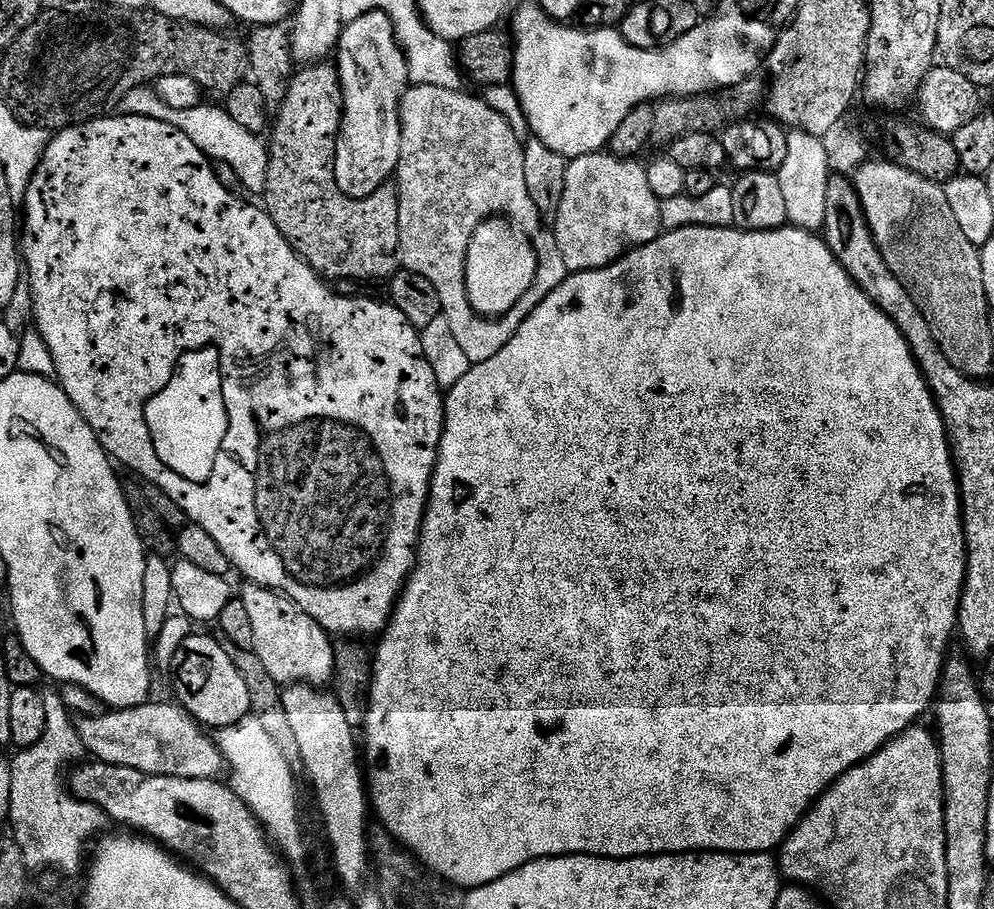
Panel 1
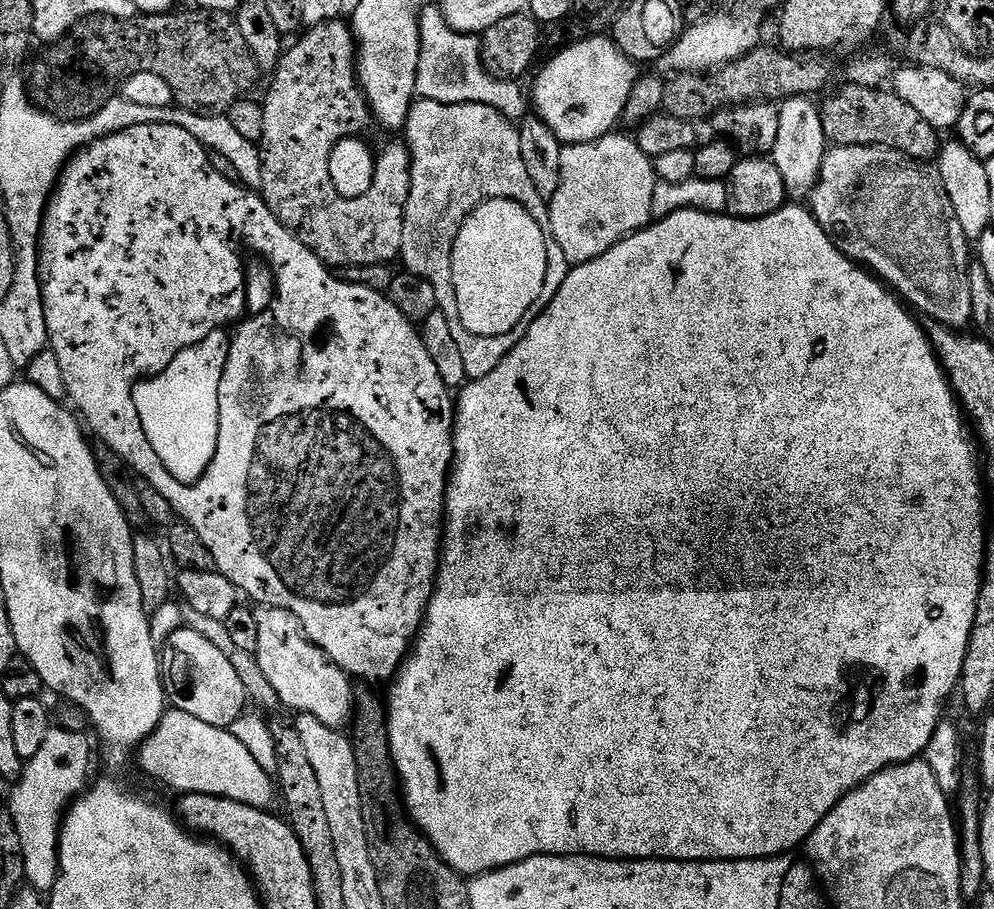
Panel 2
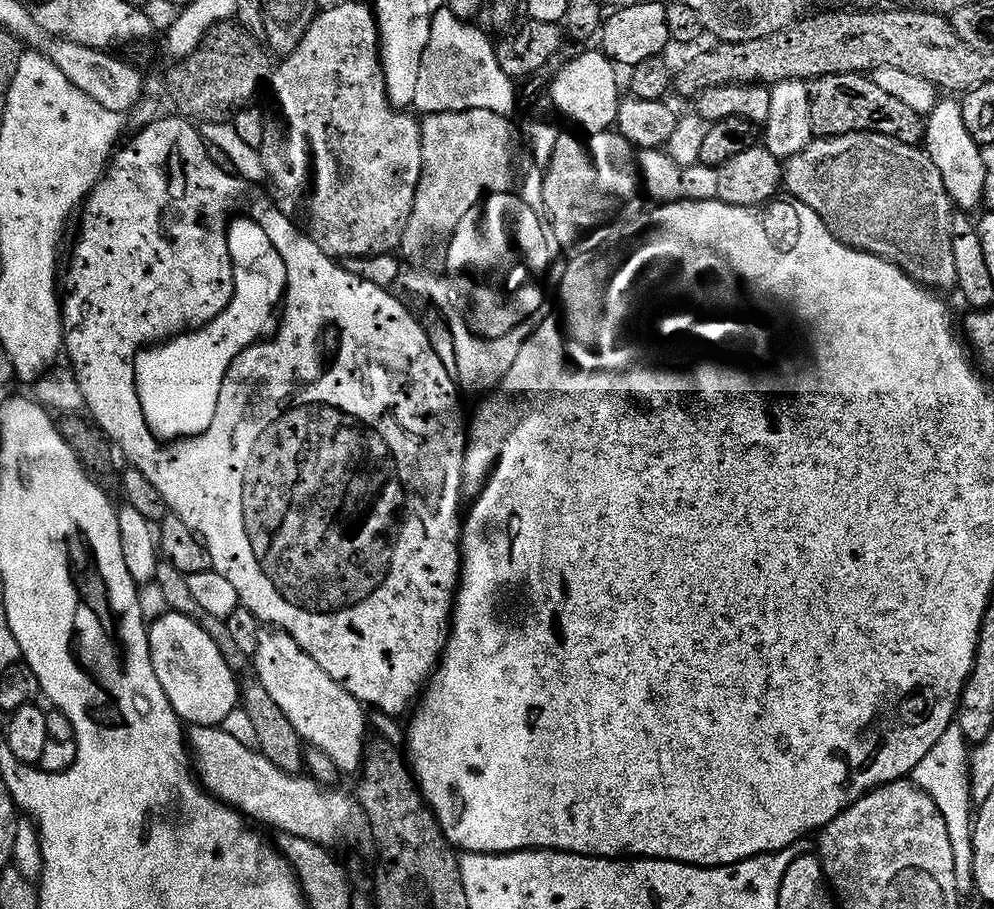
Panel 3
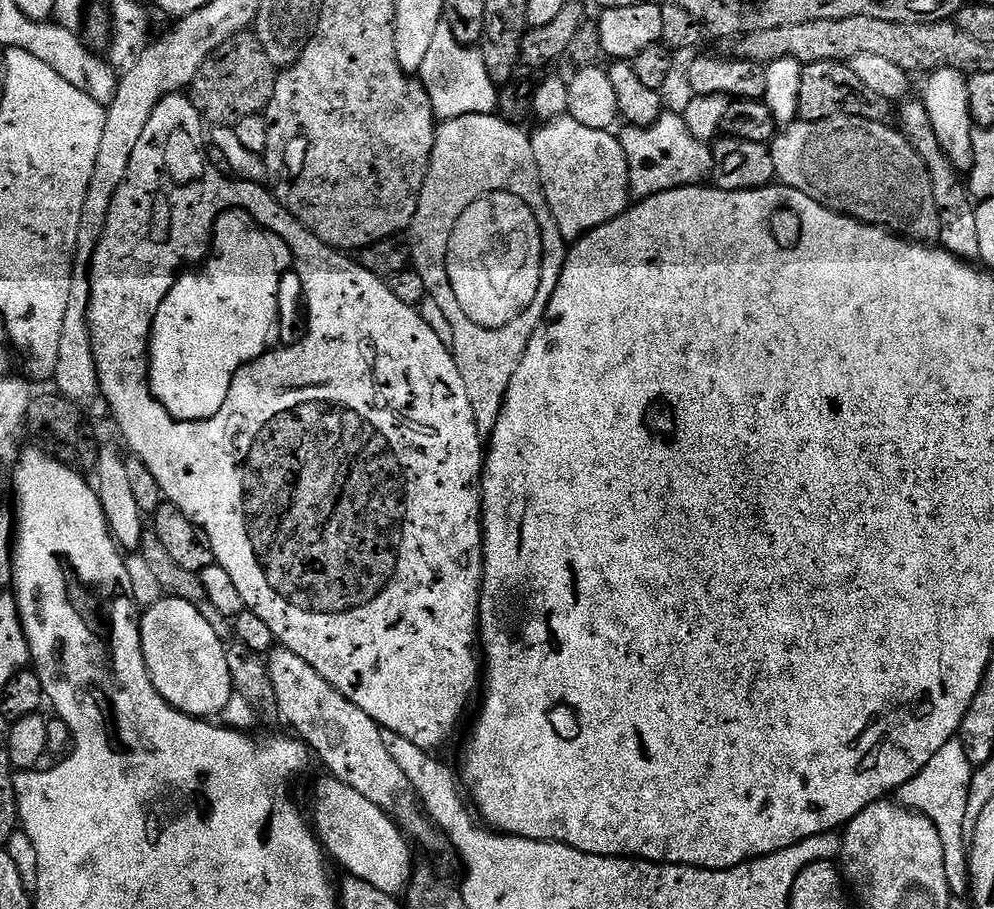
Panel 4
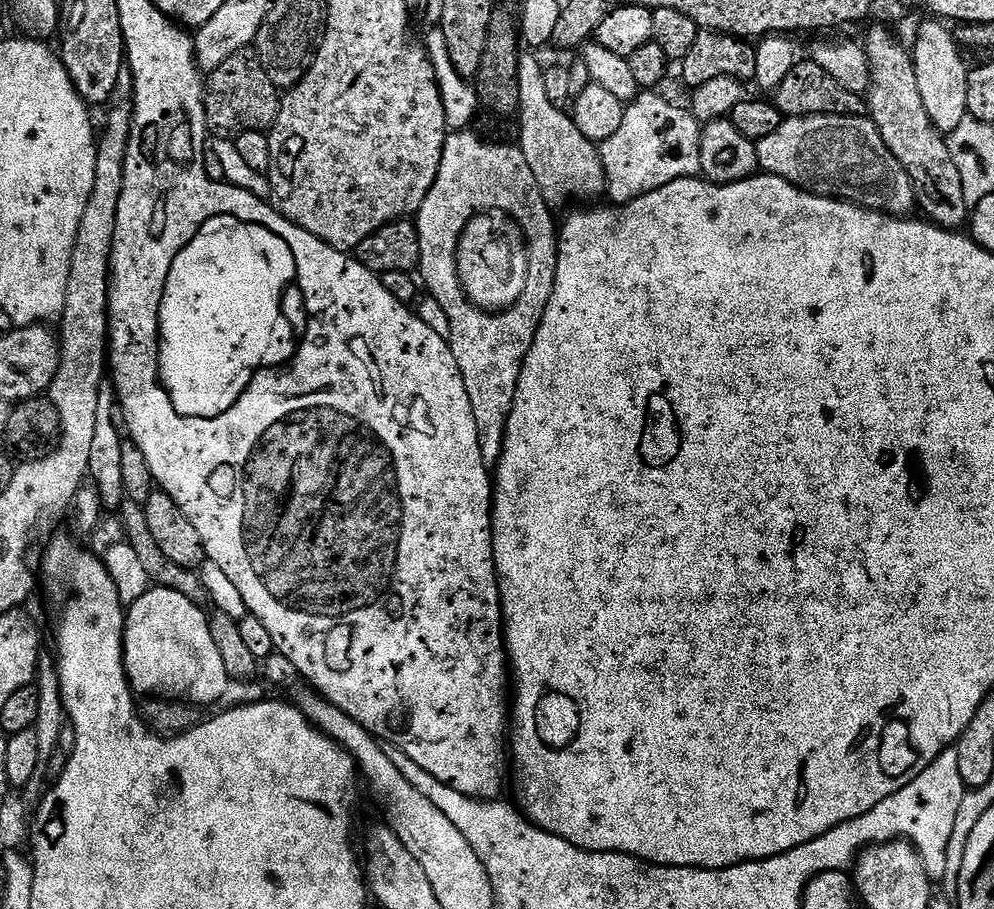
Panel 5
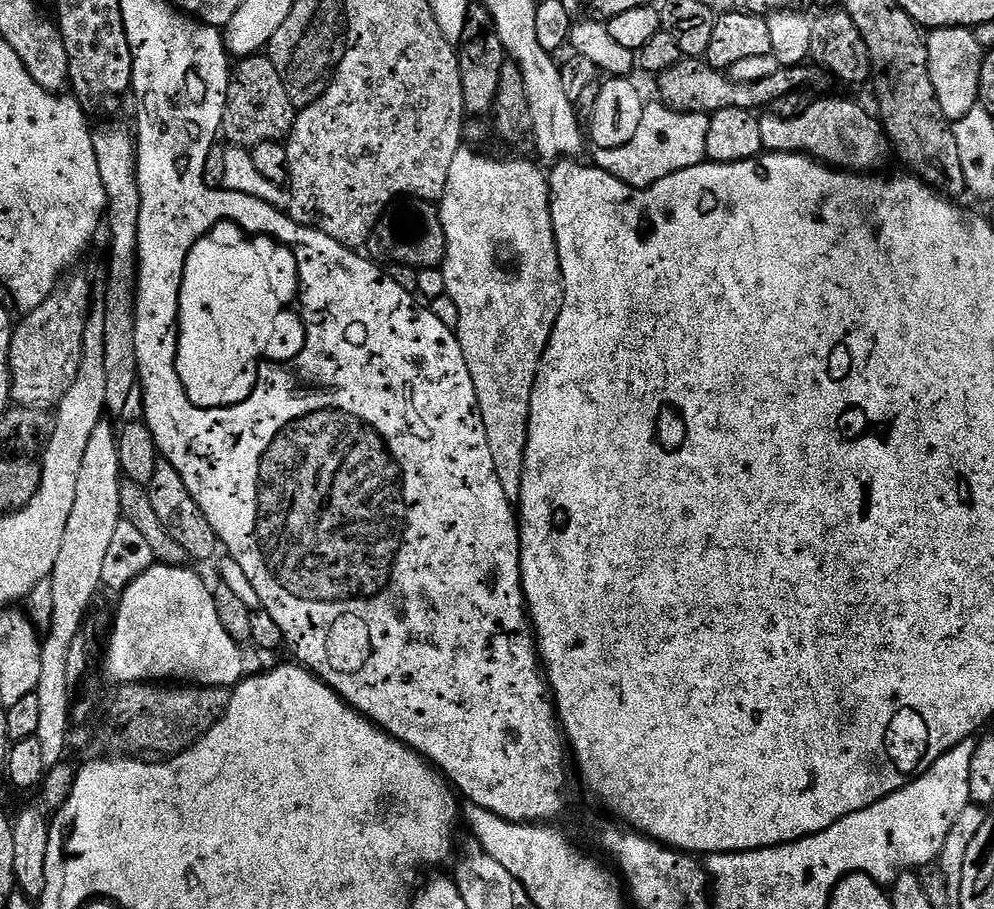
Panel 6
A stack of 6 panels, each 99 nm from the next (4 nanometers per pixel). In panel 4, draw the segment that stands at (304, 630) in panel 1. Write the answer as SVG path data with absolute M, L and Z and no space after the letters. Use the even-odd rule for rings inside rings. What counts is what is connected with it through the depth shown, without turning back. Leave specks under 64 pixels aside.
M273 647L267 653L266 663L277 695L281 721L288 723L293 728L291 731L308 745L311 755L315 759L317 756L328 767L327 775L350 786L350 790L358 790L362 798L370 798L374 806L387 812L400 825L411 841L417 841L430 850L444 846L443 837L423 813L417 794L410 786L410 778L398 770L398 762L390 758L390 750L386 750L382 743L380 725L334 690L334 686L330 686L314 666L310 666L310 662L302 662L302 658L290 649Z

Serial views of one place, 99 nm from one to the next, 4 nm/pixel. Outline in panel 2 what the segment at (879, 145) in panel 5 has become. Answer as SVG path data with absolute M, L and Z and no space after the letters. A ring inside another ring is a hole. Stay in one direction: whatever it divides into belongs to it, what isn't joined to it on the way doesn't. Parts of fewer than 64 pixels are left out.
M888 146L833 147L824 153L824 161L820 167L820 178L817 180L816 188L810 197L810 211L829 236L835 238L837 241L845 240L845 242L848 243L846 252L849 257L855 258L865 269L875 273L885 285L895 289L913 309L915 309L914 307L917 308L917 310L915 309L917 313L925 312L925 314L929 316L927 318L929 321L943 324L944 327L953 330L964 330L967 329L964 327L969 327L969 325L972 324L970 278L968 277L970 267L968 247L970 247L970 241L966 230L962 230L962 225L958 222L958 214L954 214L954 202L950 202L950 194L946 194L946 186L940 177L939 167L933 166L928 162L921 162L910 158L898 150L890 150Z

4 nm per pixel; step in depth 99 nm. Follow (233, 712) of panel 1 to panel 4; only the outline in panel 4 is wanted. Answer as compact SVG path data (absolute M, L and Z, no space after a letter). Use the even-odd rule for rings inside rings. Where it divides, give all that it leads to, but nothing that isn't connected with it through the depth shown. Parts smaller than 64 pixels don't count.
M177 599L159 600L153 608L147 609L141 615L140 637L148 676L154 682L158 694L162 694L162 698L171 708L197 718L216 718L223 713L224 707L234 695L230 670L227 669L226 645L218 640L218 634L214 634L212 627L195 606Z

